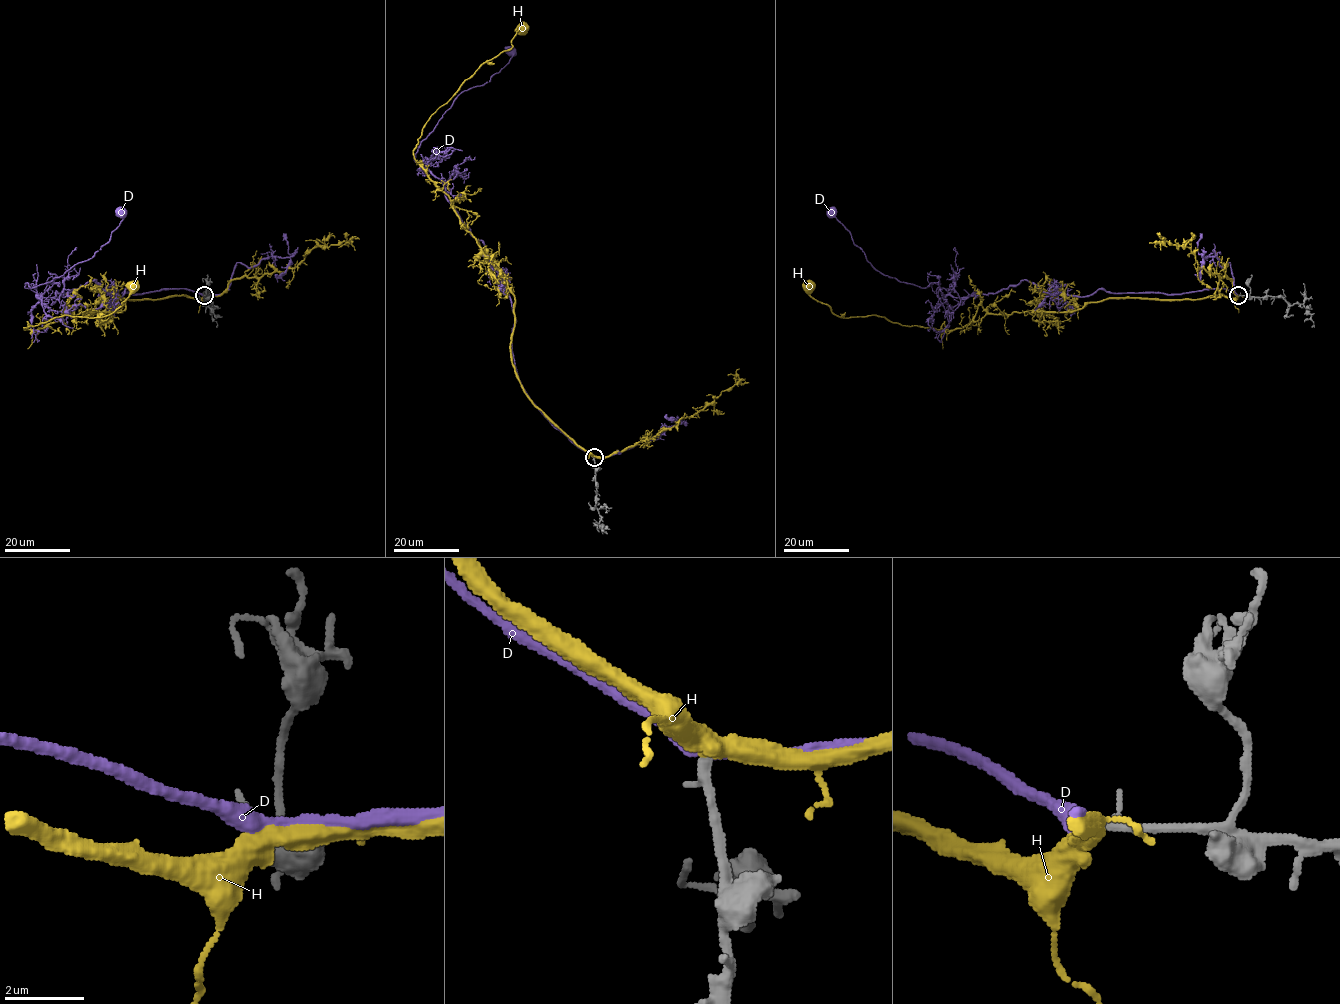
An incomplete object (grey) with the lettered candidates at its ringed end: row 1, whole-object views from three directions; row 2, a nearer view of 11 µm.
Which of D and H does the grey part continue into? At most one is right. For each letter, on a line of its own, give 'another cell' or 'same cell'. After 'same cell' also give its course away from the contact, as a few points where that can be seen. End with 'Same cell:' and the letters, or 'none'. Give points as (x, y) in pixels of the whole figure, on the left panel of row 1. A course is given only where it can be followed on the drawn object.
D: another cell
H: same cell | via (204, 295), (121, 298), (122, 311), (62, 314), (43, 328), (24, 329), (64, 315), (109, 315), (133, 287)
Same cell: H

